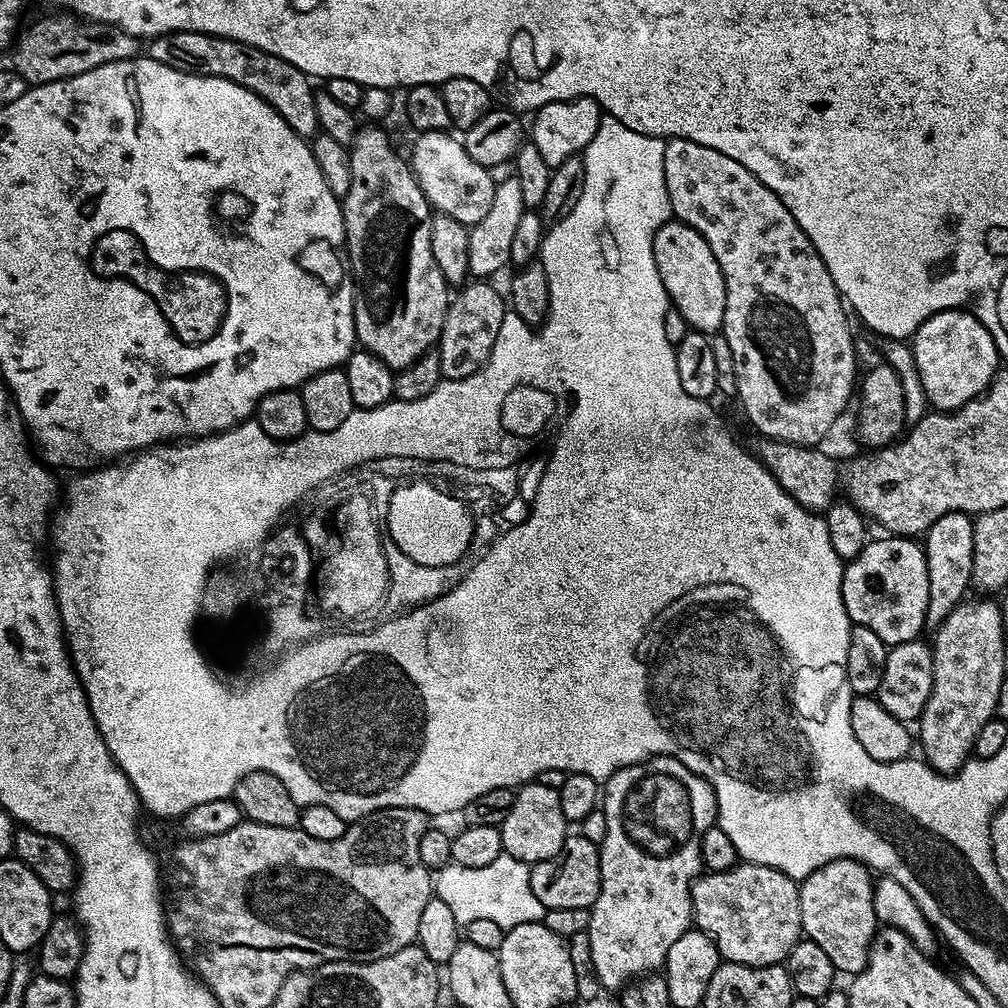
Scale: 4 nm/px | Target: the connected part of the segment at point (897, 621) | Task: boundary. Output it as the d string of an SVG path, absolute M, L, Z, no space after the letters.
M895 534L889 535L888 540L868 542L861 553L847 561L842 578L842 598L848 611L848 616L853 625L874 630L878 638L886 645L905 644L917 639L925 631L924 619L926 618L927 598L929 585L927 572L927 558L924 549L912 538L905 538Z

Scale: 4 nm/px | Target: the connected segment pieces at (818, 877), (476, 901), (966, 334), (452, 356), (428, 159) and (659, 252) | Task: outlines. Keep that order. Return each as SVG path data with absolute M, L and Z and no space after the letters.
M859 860L830 862L814 870L800 884L803 935L826 950L826 958L830 958L837 973L855 974L868 964L868 953L878 931L873 887L873 873Z
M504 854L492 865L478 869L452 866L447 872L448 876L435 877L434 896L450 908L450 914L454 914L457 925L474 922L474 918L487 918L489 922L498 922L498 926L507 930L519 924L543 921L546 909L530 890L529 865L518 858Z
M949 310L934 314L920 324L920 329L911 337L910 347L914 354L914 362L918 366L918 378L922 378L924 400L932 403L933 409L942 412L952 412L987 392L993 381L997 379L996 367L1001 367L1002 364L994 338L988 333L986 326L982 326L980 319L967 310Z
M468 282L460 290L457 296L455 293L451 297L438 341L440 375L446 380L461 380L484 365L490 358L494 338L498 338L498 326L502 326L506 311L505 297L492 282Z
M422 132L415 138L410 167L424 199L441 216L458 218L458 222L469 226L482 222L486 210L490 210L490 202L494 202L497 181L492 180L493 173L474 162L474 158L466 154L463 143L448 132Z
M669 218L652 239L654 262L662 278L671 307L681 312L689 329L705 334L716 334L724 327L726 314L726 286L724 275L710 250L710 242L694 230L694 226Z

